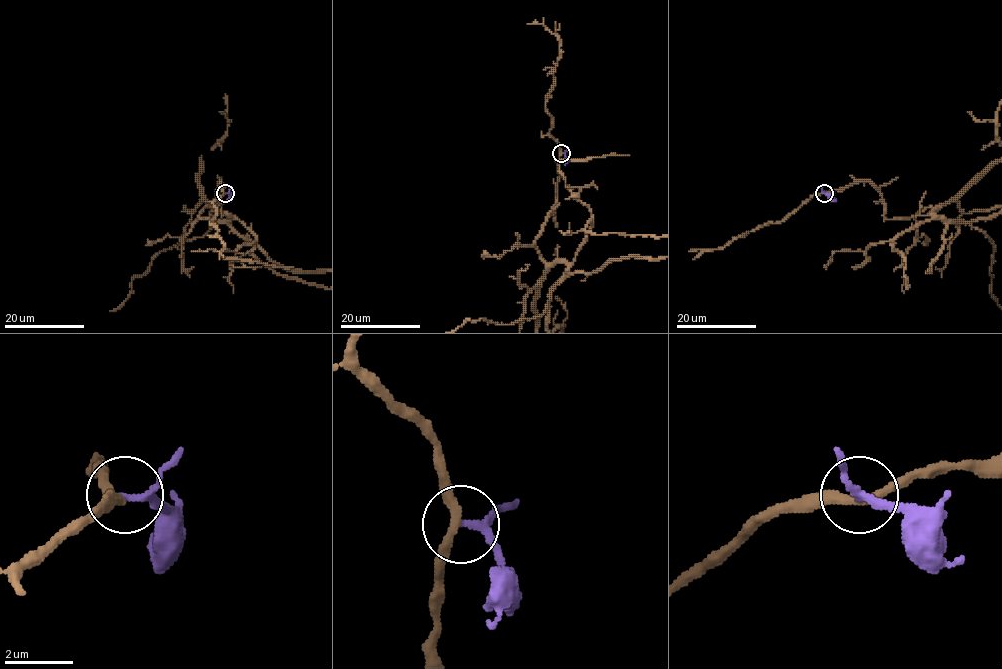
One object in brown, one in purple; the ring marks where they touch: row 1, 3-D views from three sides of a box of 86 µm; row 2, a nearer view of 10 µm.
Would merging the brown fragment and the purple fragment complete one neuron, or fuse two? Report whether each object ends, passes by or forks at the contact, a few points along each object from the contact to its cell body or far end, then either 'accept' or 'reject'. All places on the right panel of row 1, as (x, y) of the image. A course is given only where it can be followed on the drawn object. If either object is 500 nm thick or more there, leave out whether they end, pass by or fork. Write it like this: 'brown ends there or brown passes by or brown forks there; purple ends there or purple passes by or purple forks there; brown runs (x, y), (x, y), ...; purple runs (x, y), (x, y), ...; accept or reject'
brown passes by; purple passes by; brown runs (823, 194), (868, 181), (886, 219), (928, 208), (983, 230); purple runs (823, 193), (835, 200); reject

